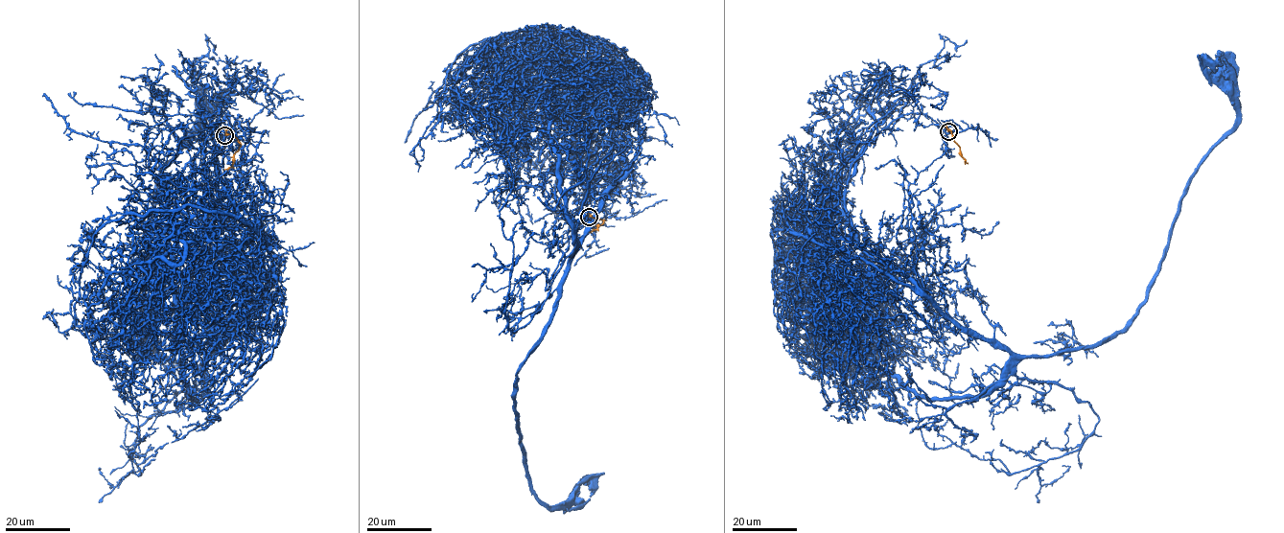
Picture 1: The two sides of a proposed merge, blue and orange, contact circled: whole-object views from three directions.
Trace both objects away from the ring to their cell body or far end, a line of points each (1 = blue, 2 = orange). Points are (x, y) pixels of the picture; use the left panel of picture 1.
1: (225, 135), (224, 112), (221, 178), (258, 298), (192, 368), (145, 340), (153, 188), (236, 89)
2: (224, 135), (233, 134), (240, 147), (234, 154), (232, 166), (223, 170)

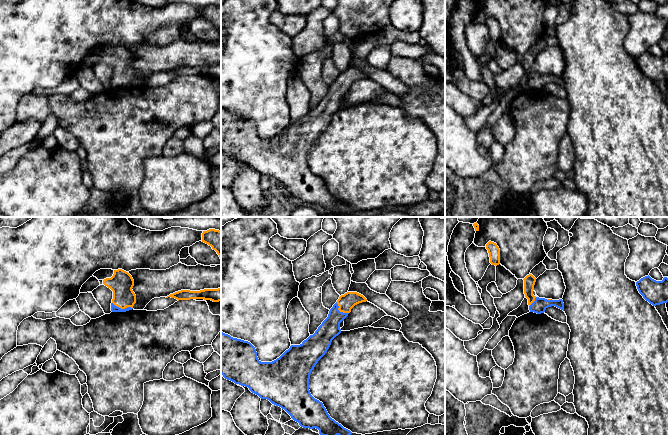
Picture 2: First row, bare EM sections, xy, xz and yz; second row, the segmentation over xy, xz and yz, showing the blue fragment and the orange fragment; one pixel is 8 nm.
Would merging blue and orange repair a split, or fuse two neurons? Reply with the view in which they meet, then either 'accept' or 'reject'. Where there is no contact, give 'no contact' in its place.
contact in xy; accept

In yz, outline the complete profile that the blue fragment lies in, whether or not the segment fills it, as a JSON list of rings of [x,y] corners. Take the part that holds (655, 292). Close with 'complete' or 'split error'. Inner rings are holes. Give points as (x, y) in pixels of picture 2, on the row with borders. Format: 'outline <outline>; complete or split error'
outline [[[649,275],[636,282],[637,289],[643,298],[653,306],[669,301],[669,279],[664,277],[662,281],[656,281]]]; complete

